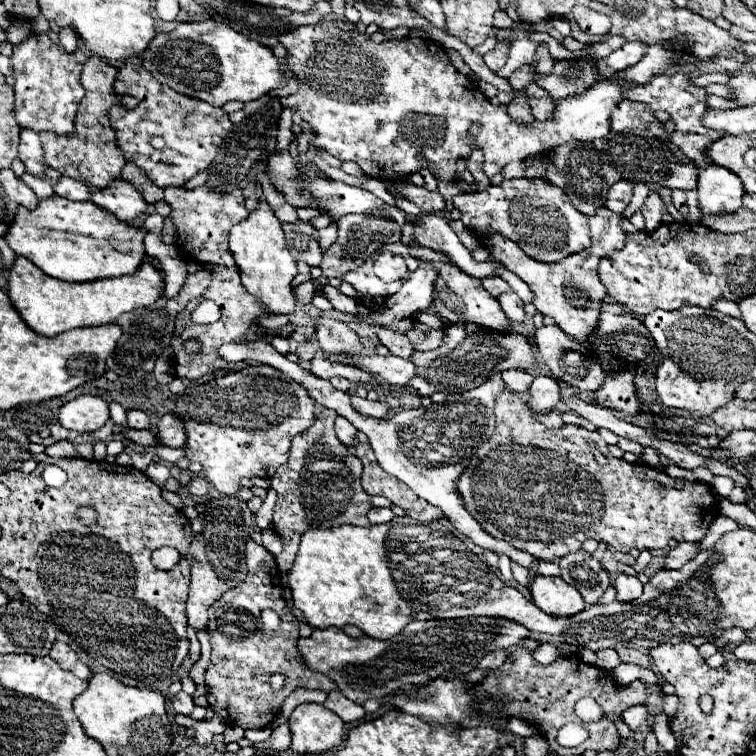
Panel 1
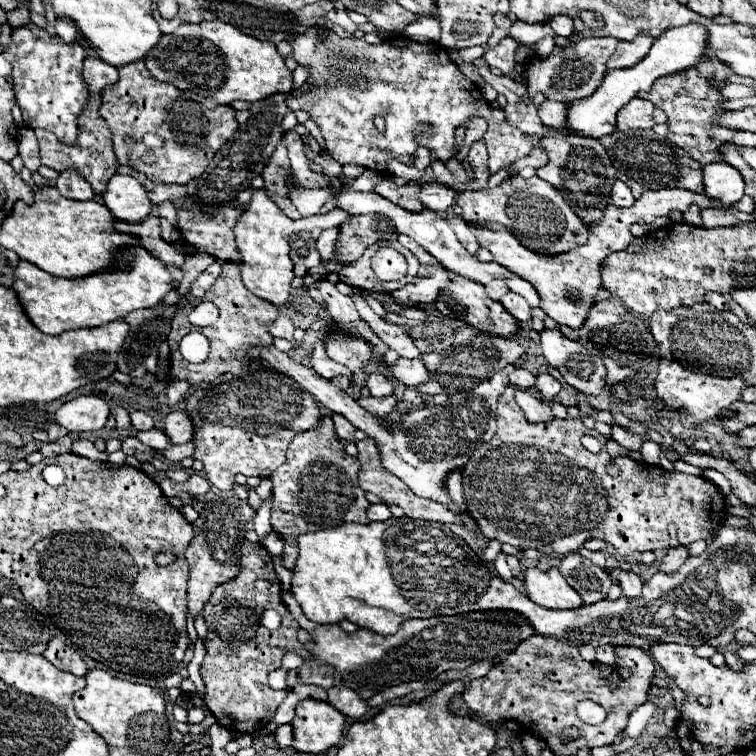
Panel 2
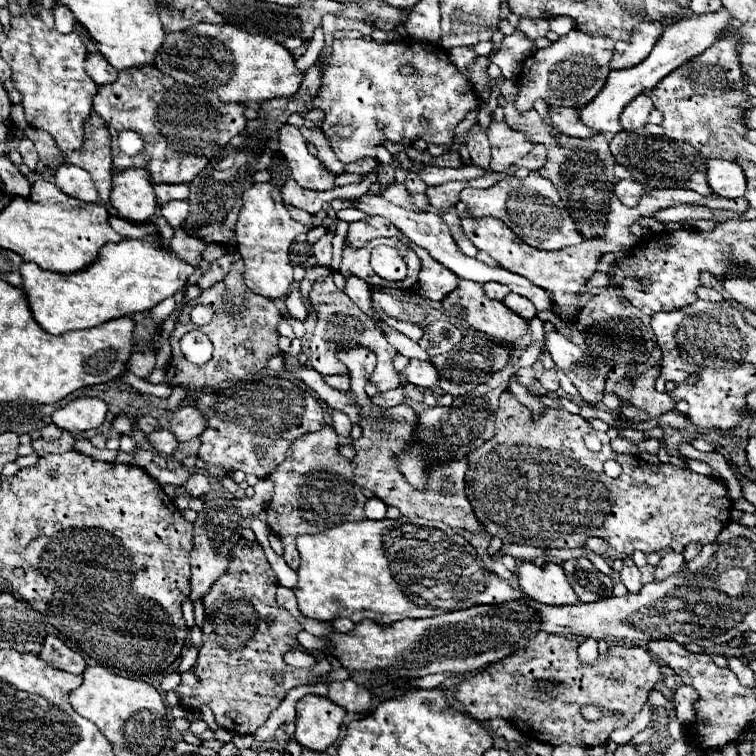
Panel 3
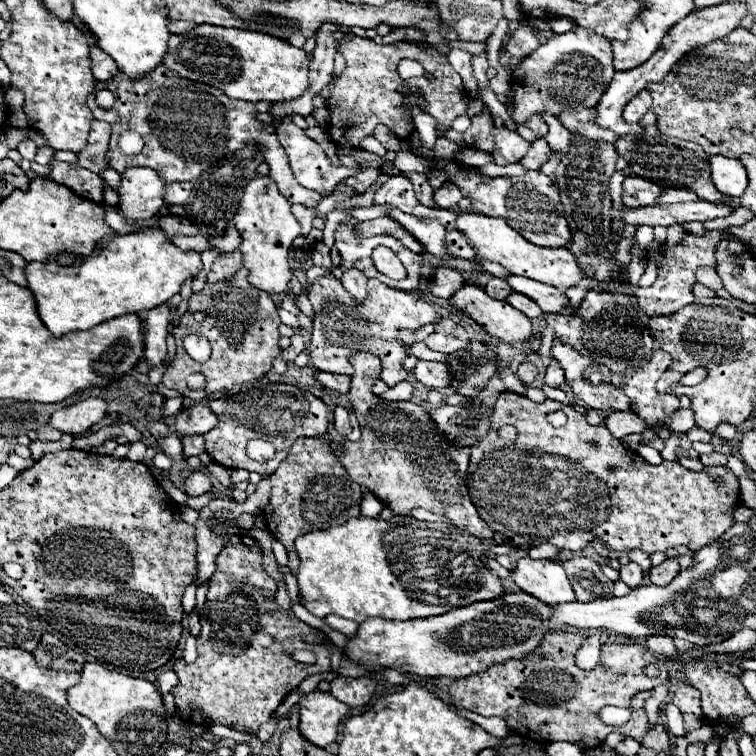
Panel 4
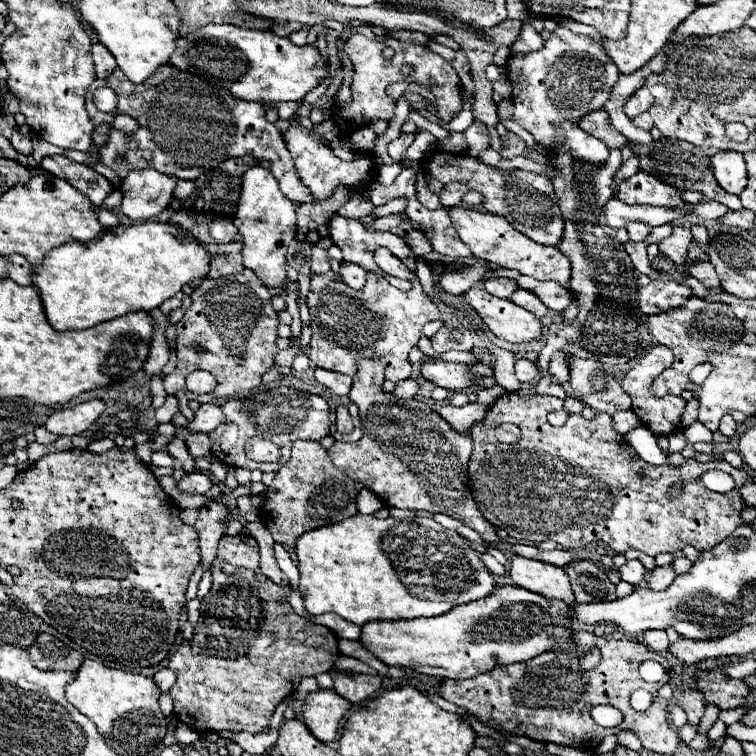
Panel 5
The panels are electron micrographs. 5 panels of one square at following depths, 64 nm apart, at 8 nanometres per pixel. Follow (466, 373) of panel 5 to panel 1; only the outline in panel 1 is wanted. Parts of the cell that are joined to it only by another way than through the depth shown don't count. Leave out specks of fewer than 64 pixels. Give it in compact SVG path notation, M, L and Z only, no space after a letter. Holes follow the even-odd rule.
M328 356L332 362L342 362L342 364L352 364L352 366L360 366L366 372L378 374L380 378L384 378L390 384L400 384L400 386L408 386L410 380L416 376L416 364L412 364L410 360L398 358L398 356Z

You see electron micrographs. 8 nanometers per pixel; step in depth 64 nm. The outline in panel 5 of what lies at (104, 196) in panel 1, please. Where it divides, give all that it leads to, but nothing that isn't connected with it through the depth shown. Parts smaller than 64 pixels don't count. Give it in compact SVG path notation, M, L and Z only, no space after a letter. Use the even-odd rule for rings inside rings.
M152 168L132 170L124 178L122 214L136 222L146 222L158 216L170 206L176 182L176 176L164 176Z

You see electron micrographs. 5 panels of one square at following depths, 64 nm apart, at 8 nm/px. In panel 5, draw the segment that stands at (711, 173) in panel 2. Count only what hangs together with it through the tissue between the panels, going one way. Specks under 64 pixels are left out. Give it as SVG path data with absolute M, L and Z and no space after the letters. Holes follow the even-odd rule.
M718 152L712 156L712 168L718 184L730 192L740 194L748 182L748 170L740 152Z

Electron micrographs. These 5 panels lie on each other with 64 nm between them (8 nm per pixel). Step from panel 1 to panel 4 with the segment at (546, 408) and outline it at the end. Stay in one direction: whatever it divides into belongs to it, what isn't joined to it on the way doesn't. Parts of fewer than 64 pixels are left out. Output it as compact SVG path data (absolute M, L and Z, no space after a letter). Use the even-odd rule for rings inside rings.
M552 358L552 362L550 362L550 366L546 368L544 382L546 382L548 386L558 386L558 388L564 384L564 370L560 368L560 364L556 364L554 358Z

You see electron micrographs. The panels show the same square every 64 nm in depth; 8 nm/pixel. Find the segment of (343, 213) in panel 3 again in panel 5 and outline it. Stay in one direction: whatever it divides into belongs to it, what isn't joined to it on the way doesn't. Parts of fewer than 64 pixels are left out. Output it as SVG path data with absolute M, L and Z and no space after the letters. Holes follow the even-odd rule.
M394 198L394 200L390 200L388 204L384 204L384 206L378 206L378 208L374 208L372 212L376 214L376 216L386 216L386 214L396 214L396 212L404 212L404 206L408 204L408 200L404 200L404 198Z

